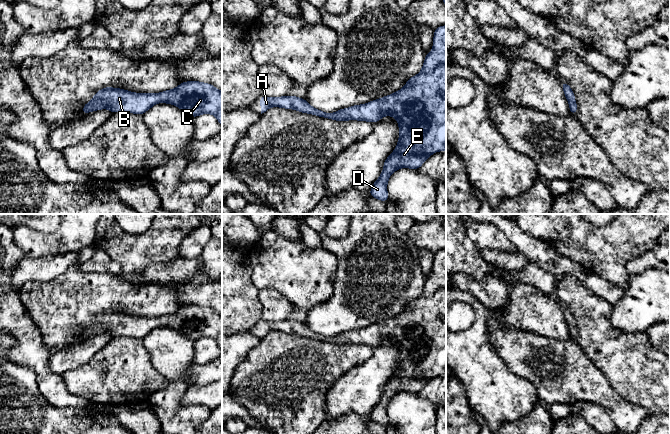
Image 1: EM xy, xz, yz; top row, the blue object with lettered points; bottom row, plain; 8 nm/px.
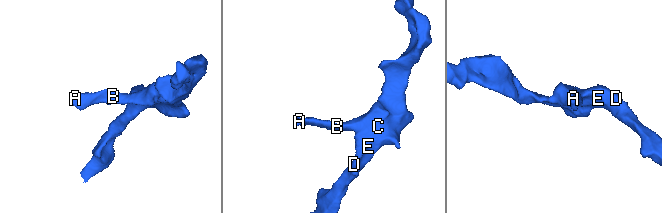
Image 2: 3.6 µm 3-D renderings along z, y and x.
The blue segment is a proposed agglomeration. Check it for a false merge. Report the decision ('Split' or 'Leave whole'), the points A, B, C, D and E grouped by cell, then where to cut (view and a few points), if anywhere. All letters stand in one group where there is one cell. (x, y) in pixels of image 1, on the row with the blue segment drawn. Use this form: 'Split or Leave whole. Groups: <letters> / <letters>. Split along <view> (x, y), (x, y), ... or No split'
Leave whole. Groups: A B C D E. No split

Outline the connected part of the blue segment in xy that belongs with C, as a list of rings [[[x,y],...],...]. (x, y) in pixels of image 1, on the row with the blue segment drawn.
[[[198,81],[183,82],[175,89],[153,94],[135,93],[120,88],[105,87],[94,94],[92,100],[84,105],[82,112],[87,114],[100,109],[109,109],[112,113],[128,112],[143,115],[157,103],[172,104],[195,118],[201,114],[212,114],[222,126],[222,92],[209,83]]]

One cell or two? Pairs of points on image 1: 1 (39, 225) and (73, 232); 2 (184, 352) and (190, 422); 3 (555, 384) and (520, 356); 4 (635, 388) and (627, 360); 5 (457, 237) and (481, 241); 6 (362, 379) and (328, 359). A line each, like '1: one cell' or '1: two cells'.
1: two cells
2: one cell
3: one cell
4: one cell
5: two cells
6: two cells

